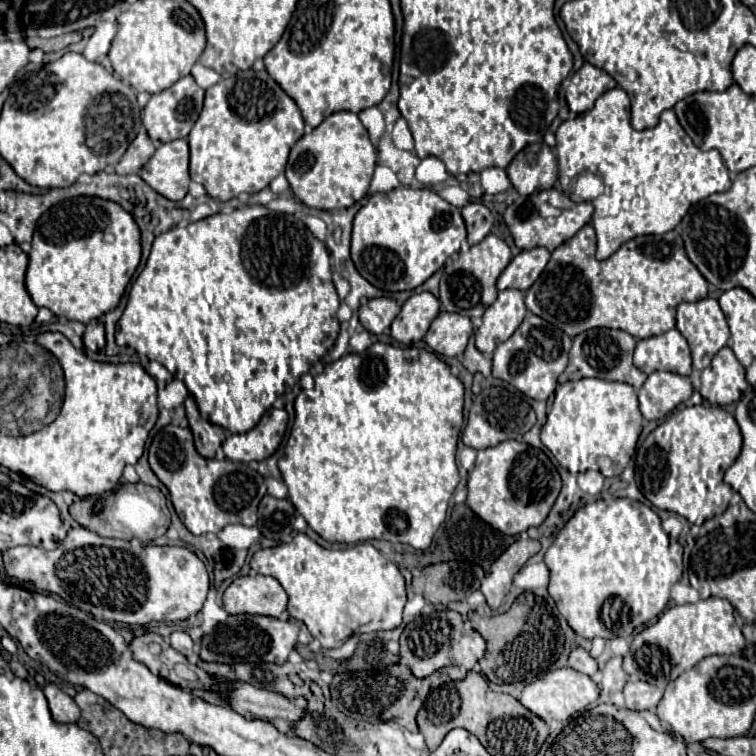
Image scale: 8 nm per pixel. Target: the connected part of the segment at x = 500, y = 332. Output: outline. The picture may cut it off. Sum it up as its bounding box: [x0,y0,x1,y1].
[474,290,526,356]

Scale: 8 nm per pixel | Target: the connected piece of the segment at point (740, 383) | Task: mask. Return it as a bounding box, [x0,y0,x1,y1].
[700,348,748,406]

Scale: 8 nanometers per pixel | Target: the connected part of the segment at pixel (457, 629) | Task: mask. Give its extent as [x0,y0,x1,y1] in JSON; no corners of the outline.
[400,610,484,678]

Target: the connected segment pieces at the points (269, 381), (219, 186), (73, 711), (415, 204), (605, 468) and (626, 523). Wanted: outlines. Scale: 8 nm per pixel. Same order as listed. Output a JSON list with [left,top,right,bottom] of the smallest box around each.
[[116,206,340,434],[188,72,304,200],[44,684,80,722],[352,186,466,292],[540,378,642,478],[544,498,683,638]]

